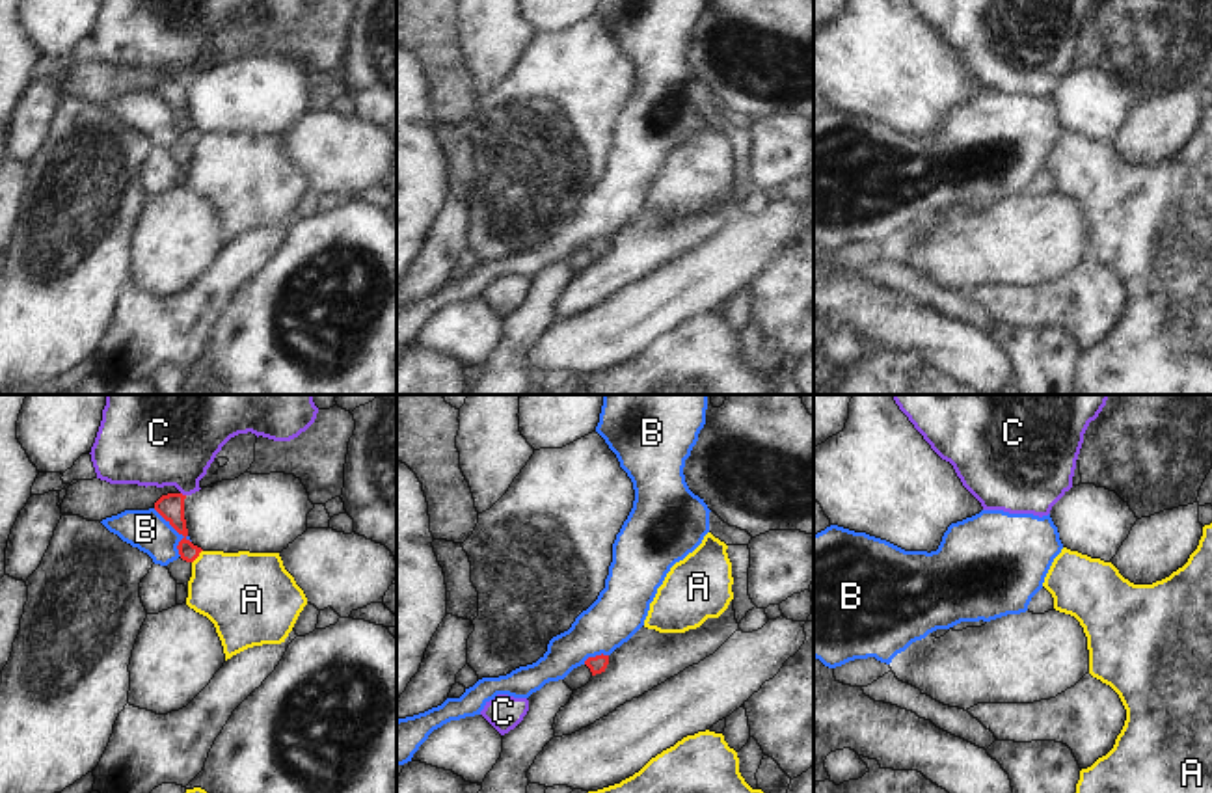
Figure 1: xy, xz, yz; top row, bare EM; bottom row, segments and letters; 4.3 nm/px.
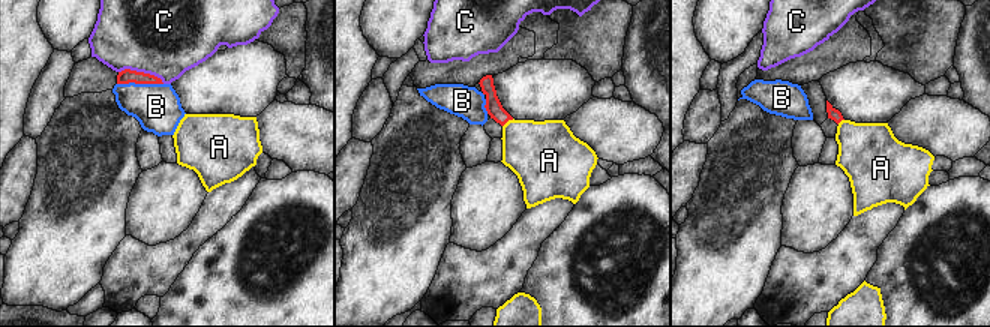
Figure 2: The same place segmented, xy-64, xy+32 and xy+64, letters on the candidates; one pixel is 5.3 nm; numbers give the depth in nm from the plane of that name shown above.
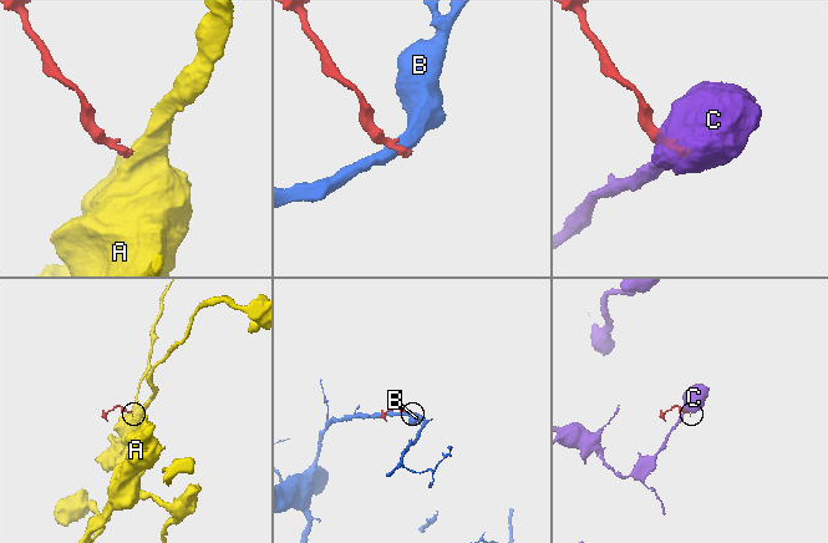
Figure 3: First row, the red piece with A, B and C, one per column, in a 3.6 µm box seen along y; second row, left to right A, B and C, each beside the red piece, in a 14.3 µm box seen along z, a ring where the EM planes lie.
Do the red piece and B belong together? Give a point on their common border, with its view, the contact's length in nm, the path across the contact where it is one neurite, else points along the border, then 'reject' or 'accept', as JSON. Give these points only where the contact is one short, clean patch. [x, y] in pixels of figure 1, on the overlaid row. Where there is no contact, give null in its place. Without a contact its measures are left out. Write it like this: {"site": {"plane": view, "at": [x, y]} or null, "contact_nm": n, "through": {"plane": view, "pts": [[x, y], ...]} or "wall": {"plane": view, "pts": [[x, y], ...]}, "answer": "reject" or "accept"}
{"site": {"plane": "xy", "at": [177, 531]}, "contact_nm": 240, "wall": {"plane": "xy", "pts": [[153, 509], [183, 537], [177, 546], [181, 555]]}, "answer": "reject"}

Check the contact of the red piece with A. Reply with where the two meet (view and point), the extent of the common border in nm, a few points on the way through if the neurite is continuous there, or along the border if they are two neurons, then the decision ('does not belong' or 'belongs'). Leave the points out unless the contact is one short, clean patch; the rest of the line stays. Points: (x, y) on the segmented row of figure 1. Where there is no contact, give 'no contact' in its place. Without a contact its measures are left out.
meets red in xy at (198, 555); contact 80 nm long; border along xy (202, 550), (192, 563); does not belong

